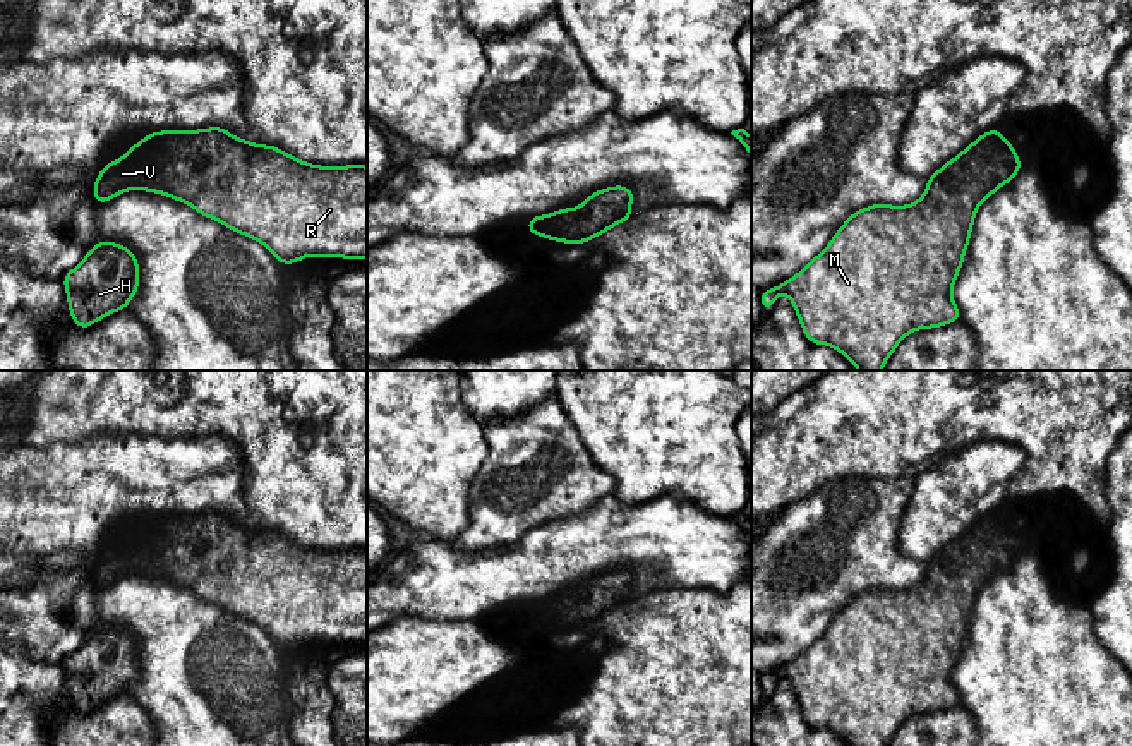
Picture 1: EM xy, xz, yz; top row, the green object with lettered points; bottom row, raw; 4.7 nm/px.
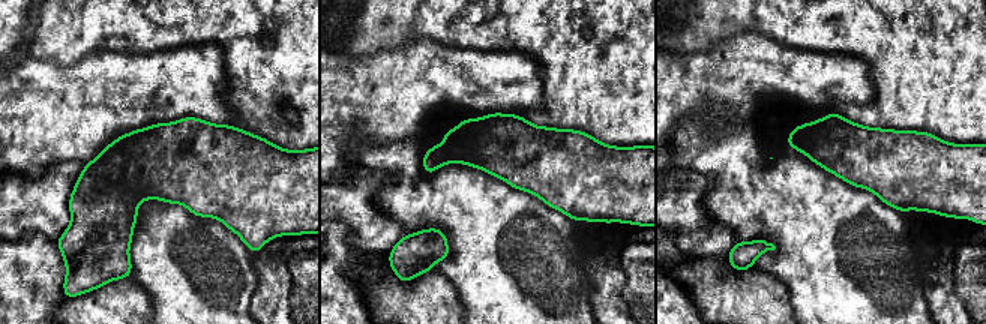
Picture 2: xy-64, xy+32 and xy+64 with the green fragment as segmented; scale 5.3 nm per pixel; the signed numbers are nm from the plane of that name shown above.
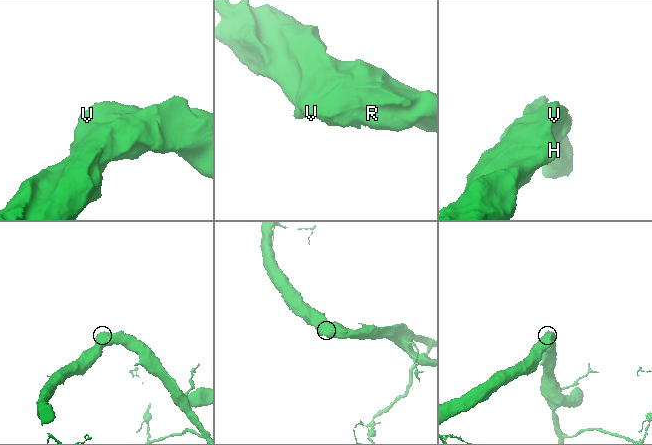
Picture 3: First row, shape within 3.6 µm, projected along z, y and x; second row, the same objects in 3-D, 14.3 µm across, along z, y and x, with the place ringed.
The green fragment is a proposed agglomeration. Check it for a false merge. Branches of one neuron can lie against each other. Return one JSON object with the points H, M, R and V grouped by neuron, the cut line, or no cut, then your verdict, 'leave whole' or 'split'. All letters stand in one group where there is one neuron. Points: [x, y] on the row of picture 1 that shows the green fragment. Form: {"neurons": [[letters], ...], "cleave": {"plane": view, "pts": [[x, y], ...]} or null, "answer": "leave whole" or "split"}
{"neurons": [["H", "M", "R", "V"]], "cleave": null, "answer": "leave whole"}

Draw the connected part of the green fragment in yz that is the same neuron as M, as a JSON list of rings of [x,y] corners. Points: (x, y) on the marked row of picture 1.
[[[997,129],[986,130],[926,180],[926,190],[916,202],[871,204],[852,213],[828,245],[798,274],[762,292],[762,310],[770,310],[777,297],[786,293],[810,343],[835,348],[859,370],[882,370],[897,345],[912,331],[933,329],[960,319],[952,288],[964,262],[974,216],[979,204],[1007,185],[1021,168],[1019,154],[1005,135]]]

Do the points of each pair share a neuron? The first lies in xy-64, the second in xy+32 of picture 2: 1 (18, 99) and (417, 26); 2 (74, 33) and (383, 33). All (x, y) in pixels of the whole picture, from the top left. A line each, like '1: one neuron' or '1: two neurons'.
1: two neurons
2: one neuron

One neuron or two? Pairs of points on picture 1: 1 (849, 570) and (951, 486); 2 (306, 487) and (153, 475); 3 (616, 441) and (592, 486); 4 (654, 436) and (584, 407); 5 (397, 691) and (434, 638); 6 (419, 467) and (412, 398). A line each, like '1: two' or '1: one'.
1: one
2: two
3: two
4: one
5: one
6: one

